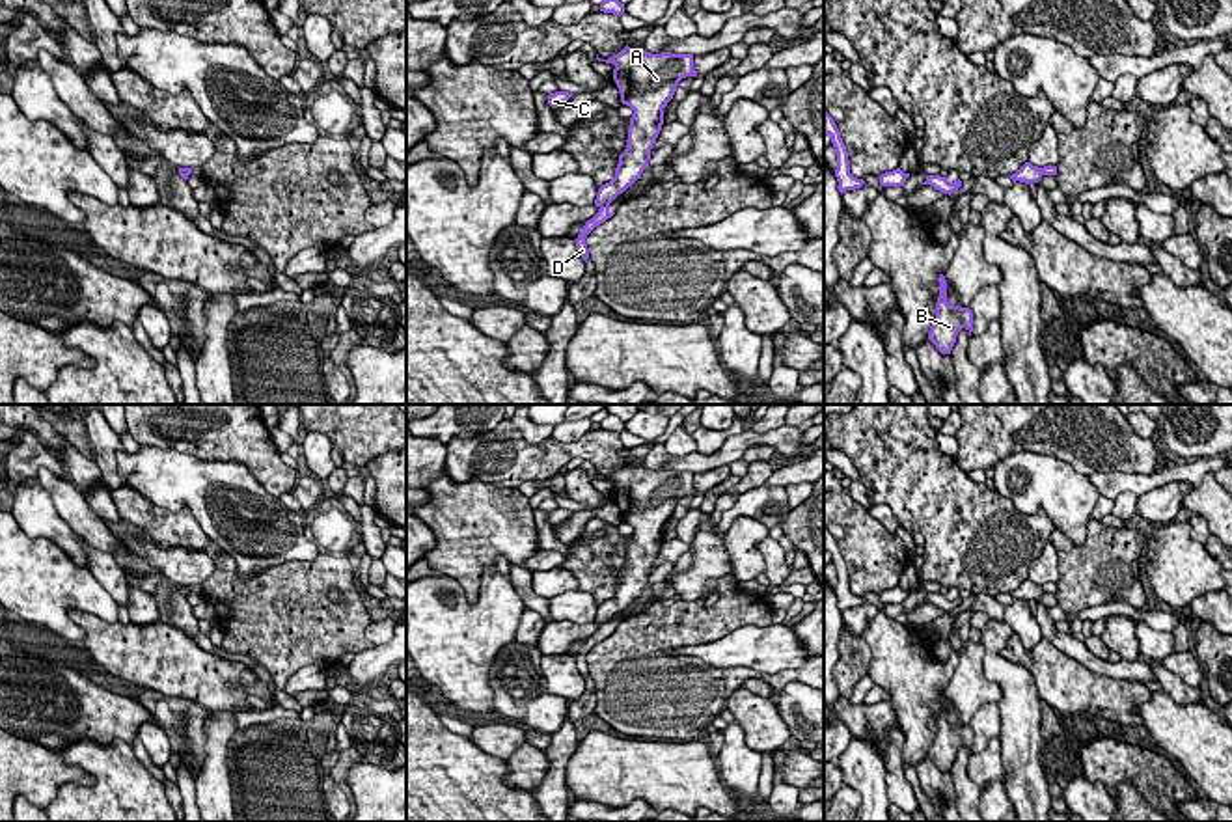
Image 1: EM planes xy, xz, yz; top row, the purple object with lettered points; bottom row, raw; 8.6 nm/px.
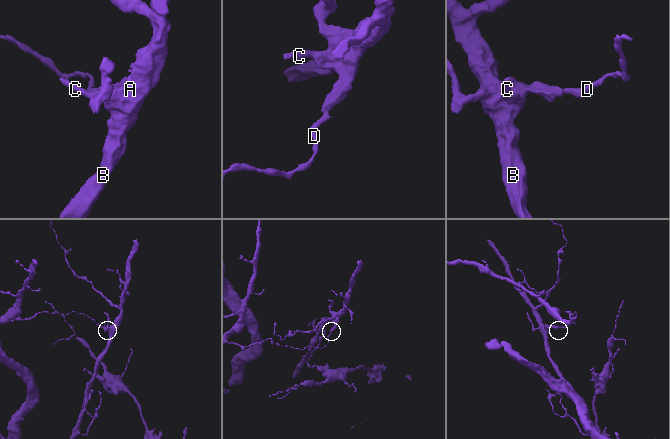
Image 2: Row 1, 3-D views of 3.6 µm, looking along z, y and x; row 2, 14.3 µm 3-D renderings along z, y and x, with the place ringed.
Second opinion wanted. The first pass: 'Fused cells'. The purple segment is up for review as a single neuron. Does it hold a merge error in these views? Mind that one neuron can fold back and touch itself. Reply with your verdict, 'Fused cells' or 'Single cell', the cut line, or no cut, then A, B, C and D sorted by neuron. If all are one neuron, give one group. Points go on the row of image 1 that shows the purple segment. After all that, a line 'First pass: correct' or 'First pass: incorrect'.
Fused cells. Split along xz (608, 204), (601, 207). Groups: A B C / D
First pass: correct

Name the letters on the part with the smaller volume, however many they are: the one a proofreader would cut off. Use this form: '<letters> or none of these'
A, B, C

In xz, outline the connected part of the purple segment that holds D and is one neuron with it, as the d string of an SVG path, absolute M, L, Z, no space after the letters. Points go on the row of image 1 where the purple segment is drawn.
M604 205L598 209L598 212L585 222L585 226L582 227L578 239L576 239L576 248L578 248L578 253L582 255L582 259L587 263L589 259L589 250L587 250L587 235L600 224L604 224L608 218L611 218L615 212L609 211L609 205Z

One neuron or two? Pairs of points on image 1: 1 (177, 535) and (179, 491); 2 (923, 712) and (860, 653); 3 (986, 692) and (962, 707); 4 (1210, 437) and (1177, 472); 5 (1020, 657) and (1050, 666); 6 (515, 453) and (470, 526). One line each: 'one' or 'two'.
1: two
2: two
3: one
4: two
5: one
6: two

